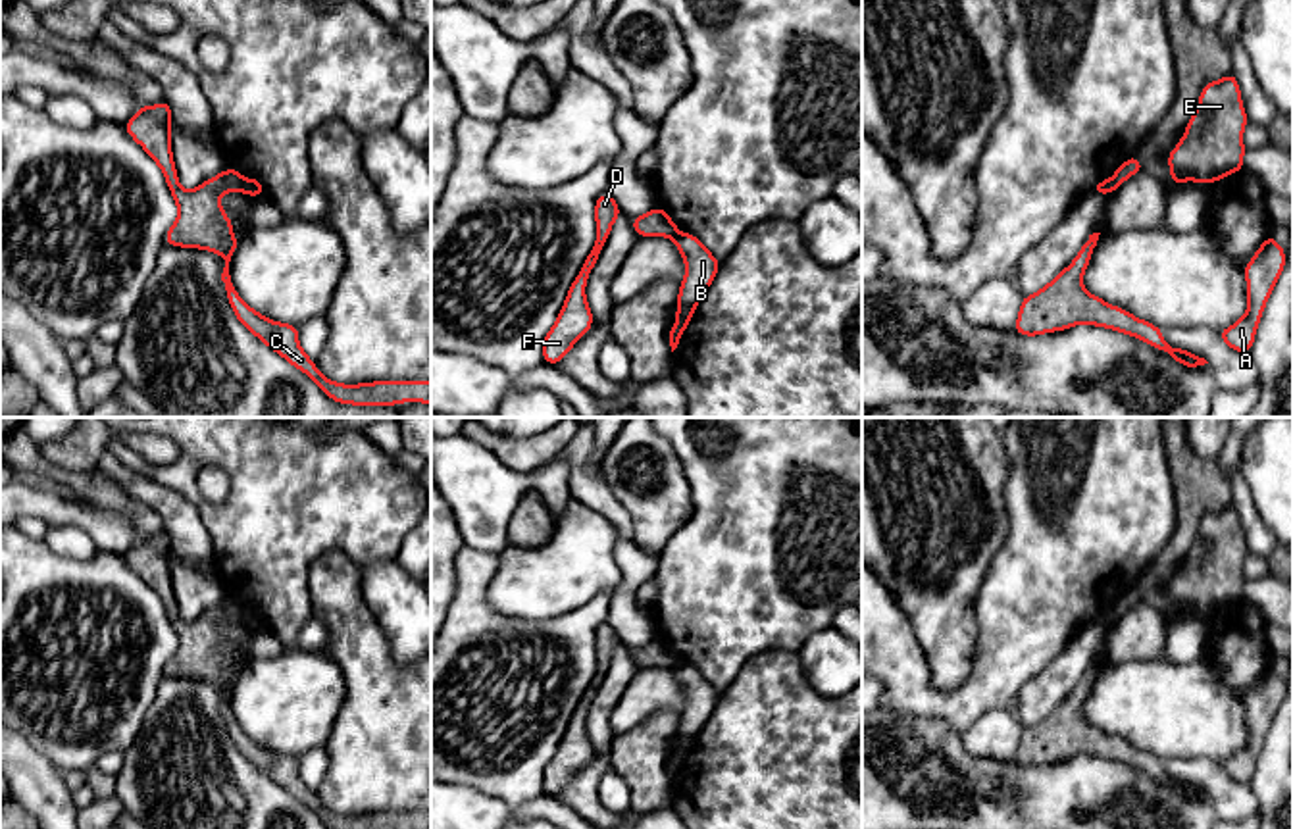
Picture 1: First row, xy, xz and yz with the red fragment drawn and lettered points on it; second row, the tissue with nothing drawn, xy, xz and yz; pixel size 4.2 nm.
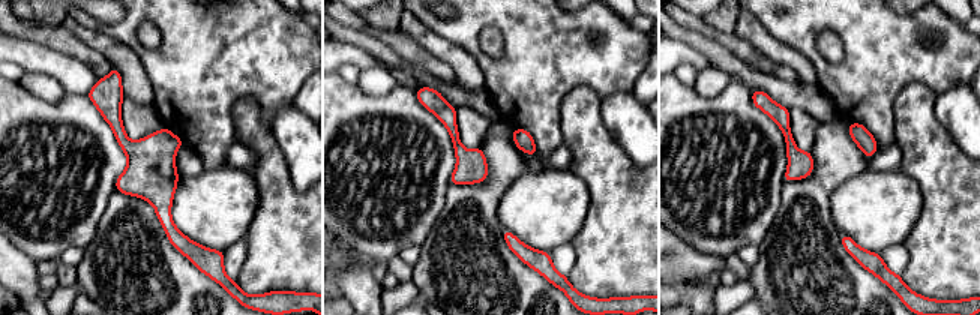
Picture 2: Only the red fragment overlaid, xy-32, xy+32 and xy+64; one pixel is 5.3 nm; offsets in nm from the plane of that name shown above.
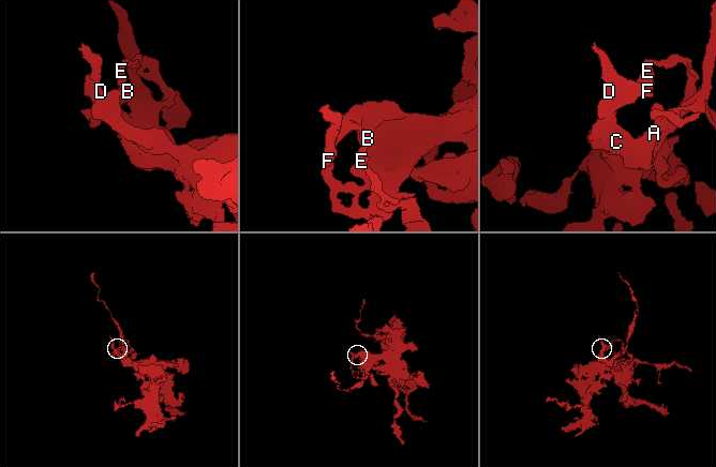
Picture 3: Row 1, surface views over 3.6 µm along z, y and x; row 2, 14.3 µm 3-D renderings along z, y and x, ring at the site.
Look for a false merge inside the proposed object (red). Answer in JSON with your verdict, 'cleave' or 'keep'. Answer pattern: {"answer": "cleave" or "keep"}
{"answer": "cleave"}

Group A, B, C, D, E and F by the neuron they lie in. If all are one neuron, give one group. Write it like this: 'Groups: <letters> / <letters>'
Groups: A C D F / B E

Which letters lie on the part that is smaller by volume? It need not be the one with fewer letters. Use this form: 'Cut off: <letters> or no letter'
Cut off: B, E

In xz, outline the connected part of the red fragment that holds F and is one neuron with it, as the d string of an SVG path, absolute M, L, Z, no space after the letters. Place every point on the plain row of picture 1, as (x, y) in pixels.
M600 625L595 635L596 671L585 689L579 706L573 710L566 733L556 748L554 758L543 771L543 789L546 794L556 796L571 777L593 758L593 744L585 729L585 714L593 702L610 660L620 646L620 637L610 625Z

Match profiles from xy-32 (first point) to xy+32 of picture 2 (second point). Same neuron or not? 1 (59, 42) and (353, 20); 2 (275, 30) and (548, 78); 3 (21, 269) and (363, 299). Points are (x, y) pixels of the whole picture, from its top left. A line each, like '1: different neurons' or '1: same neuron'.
1: same neuron
2: same neuron
3: same neuron

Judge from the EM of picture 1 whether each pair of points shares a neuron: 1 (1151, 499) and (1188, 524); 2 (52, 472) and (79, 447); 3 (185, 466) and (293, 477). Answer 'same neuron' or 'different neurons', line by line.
1: different neurons
2: different neurons
3: same neuron

